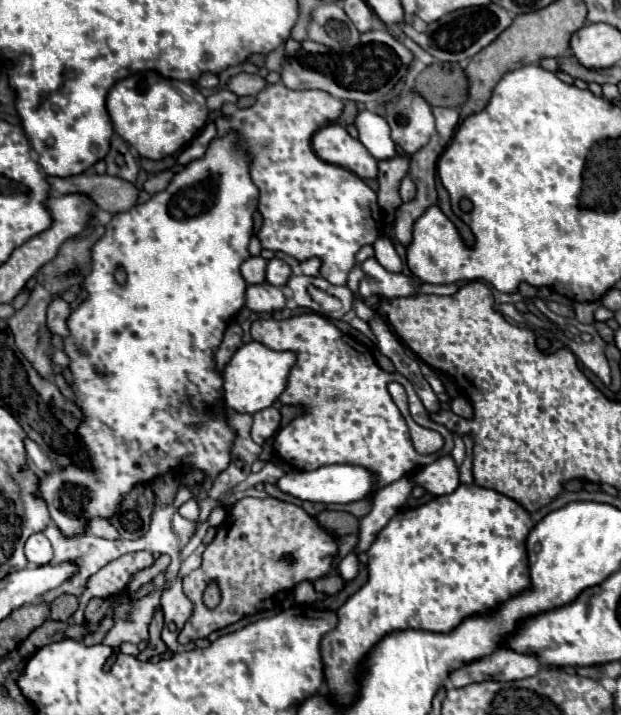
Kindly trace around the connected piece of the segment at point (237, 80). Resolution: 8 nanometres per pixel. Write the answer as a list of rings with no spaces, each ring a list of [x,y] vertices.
[[[241,72],[229,80],[229,90],[235,92],[237,96],[249,96],[249,94],[259,94],[267,86],[267,80],[261,78],[259,74],[247,74]]]

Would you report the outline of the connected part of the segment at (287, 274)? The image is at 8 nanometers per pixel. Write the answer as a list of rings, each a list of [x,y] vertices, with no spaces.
[[[273,258],[267,262],[267,282],[281,288],[287,284],[287,280],[291,278],[291,268],[279,260],[279,258]]]

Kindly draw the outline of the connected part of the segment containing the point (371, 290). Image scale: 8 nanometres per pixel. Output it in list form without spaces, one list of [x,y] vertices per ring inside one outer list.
[[[374,258],[363,262],[361,267],[365,272],[365,278],[359,283],[359,294],[363,298],[371,294],[381,294],[385,298],[405,298],[419,294],[419,284],[413,278],[405,274],[387,272]]]

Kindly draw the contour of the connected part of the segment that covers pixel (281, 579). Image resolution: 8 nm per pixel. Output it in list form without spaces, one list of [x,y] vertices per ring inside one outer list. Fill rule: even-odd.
[[[241,498],[237,500],[229,510],[225,522],[217,528],[217,534],[213,542],[207,546],[203,554],[203,564],[199,570],[191,572],[187,576],[187,596],[195,606],[197,612],[197,636],[191,636],[191,640],[197,638],[207,638],[211,632],[221,630],[229,624],[239,622],[243,616],[255,614],[263,608],[265,600],[271,600],[273,596],[279,594],[279,602],[303,580],[317,580],[327,576],[333,570],[333,558],[337,556],[337,540],[331,532],[319,526],[319,522],[309,516],[303,508],[281,502],[277,498]],[[215,582],[221,590],[221,602],[215,610],[209,610],[203,604],[203,592],[205,588]]]

